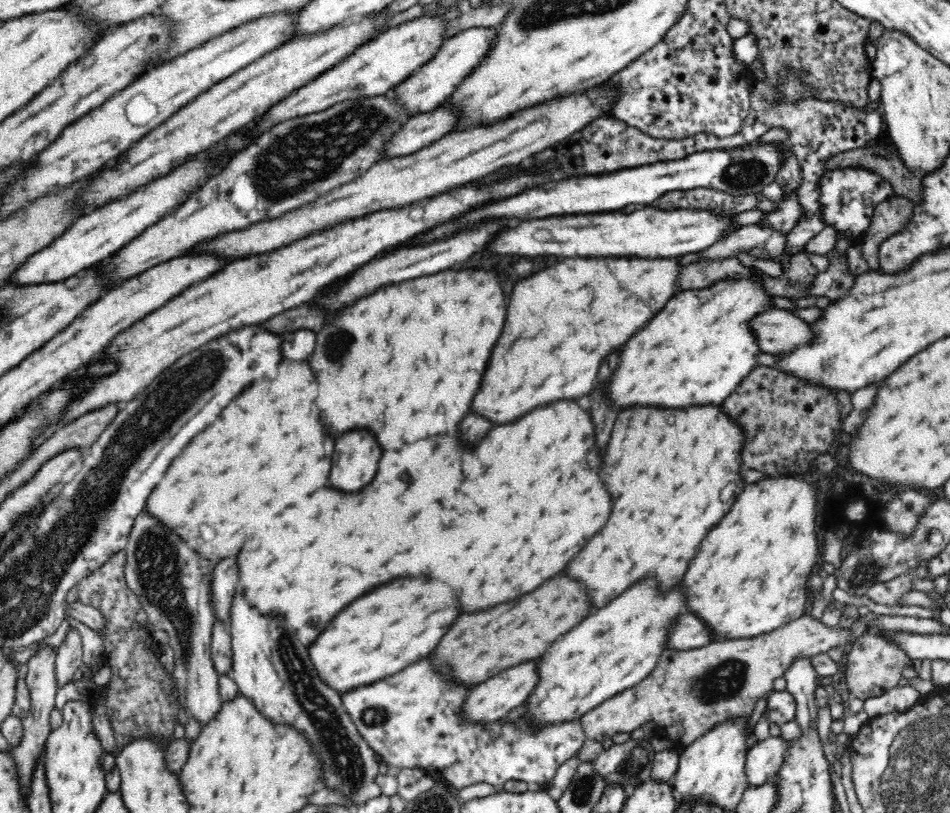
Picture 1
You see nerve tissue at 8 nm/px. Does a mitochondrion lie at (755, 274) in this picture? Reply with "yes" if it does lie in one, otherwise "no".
no

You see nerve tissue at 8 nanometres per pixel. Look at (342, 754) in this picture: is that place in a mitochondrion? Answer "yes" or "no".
yes

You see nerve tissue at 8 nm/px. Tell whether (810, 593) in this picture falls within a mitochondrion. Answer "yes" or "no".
no

